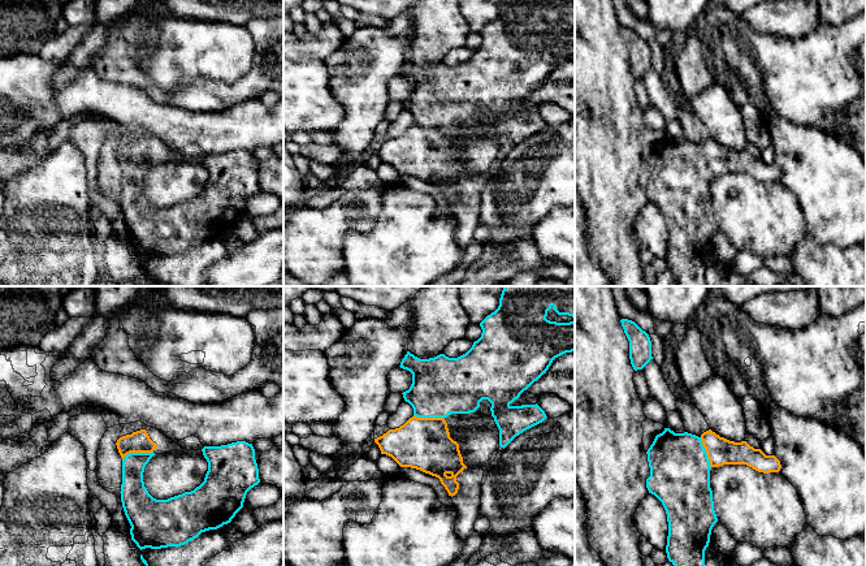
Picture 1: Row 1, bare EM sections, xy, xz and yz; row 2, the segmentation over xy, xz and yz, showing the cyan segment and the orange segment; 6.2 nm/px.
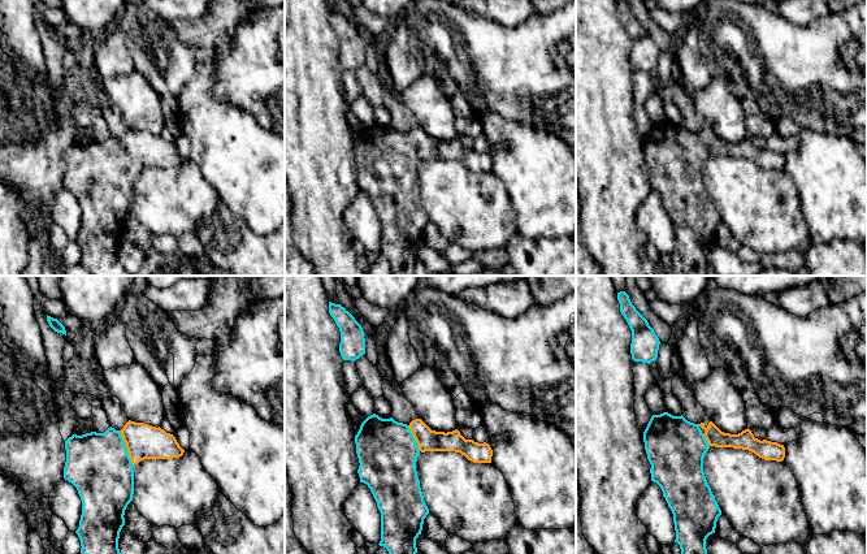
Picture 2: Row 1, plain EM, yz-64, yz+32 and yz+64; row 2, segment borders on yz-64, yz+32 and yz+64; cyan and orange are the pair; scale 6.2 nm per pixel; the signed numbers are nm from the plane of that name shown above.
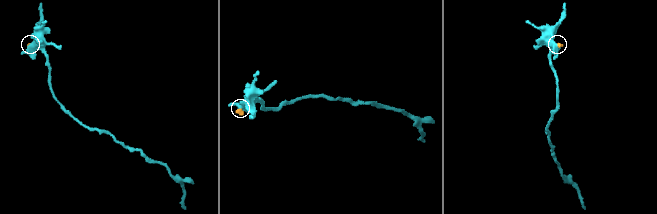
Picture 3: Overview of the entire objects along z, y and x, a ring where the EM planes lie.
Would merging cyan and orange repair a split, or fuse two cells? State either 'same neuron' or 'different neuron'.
same neuron

